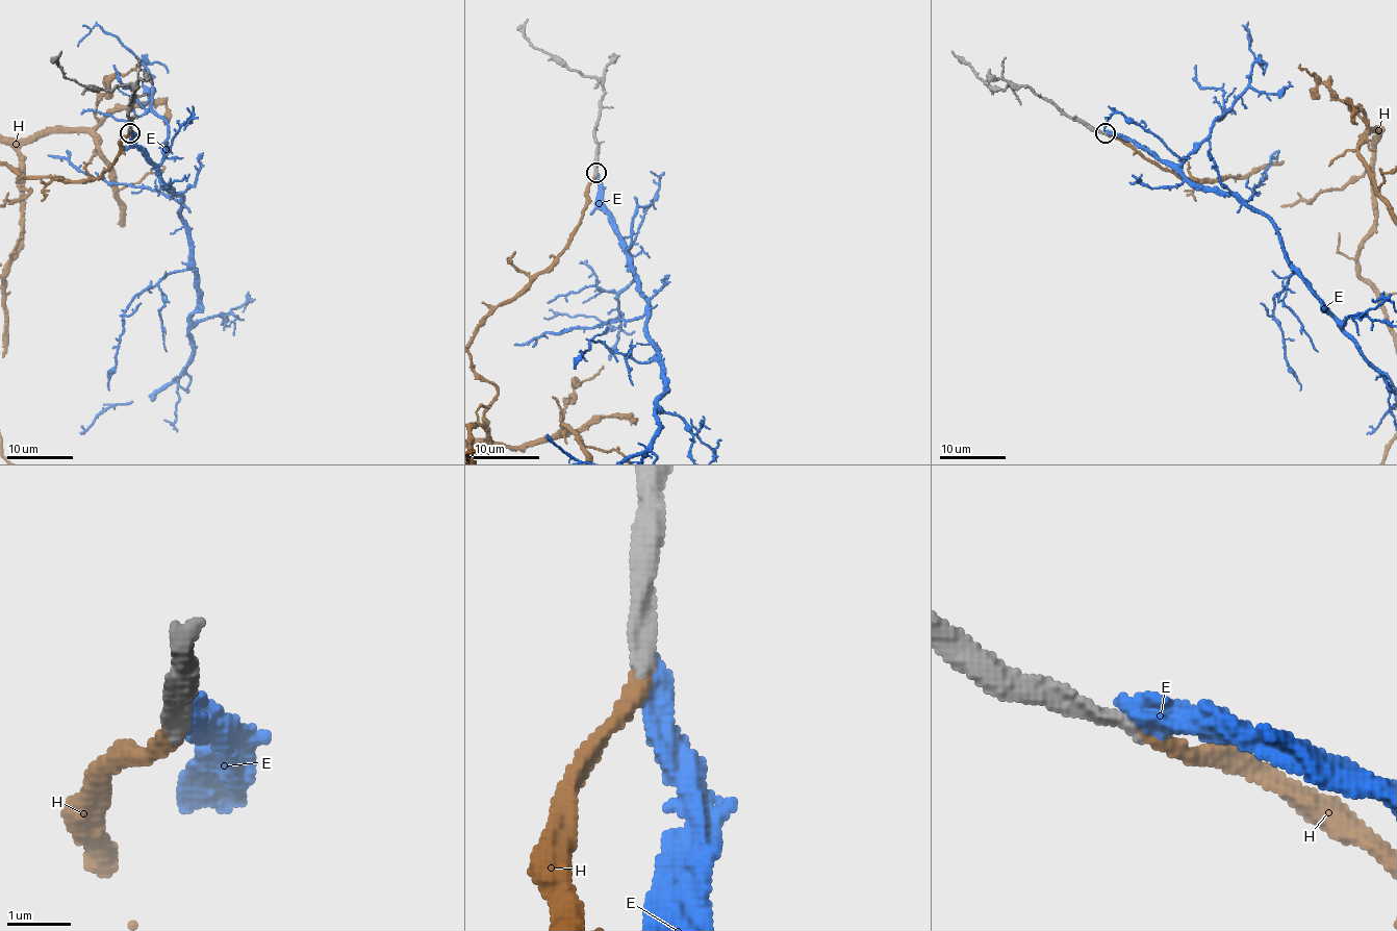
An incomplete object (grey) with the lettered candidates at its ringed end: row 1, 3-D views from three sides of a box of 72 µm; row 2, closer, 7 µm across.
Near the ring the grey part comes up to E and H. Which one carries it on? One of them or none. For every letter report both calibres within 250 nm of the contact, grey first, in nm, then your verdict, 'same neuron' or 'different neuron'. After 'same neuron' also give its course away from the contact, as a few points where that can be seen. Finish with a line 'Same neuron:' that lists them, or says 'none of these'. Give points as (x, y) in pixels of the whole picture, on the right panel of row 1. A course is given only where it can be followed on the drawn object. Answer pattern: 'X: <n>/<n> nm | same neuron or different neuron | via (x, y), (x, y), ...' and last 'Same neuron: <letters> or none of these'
E: 280/460 nm | different neuron
H: 240/240 nm | same neuron
Same neuron: H

